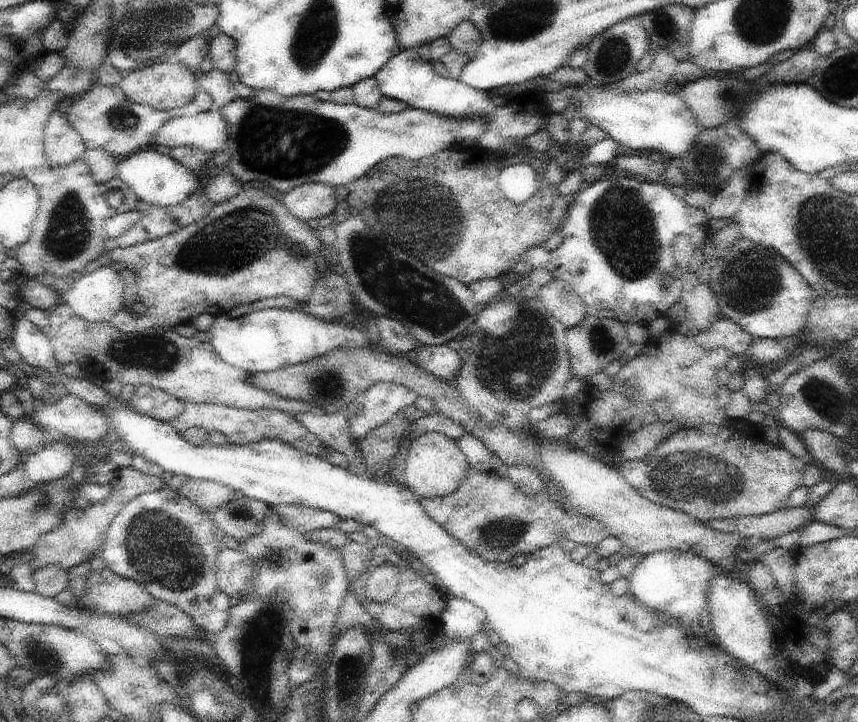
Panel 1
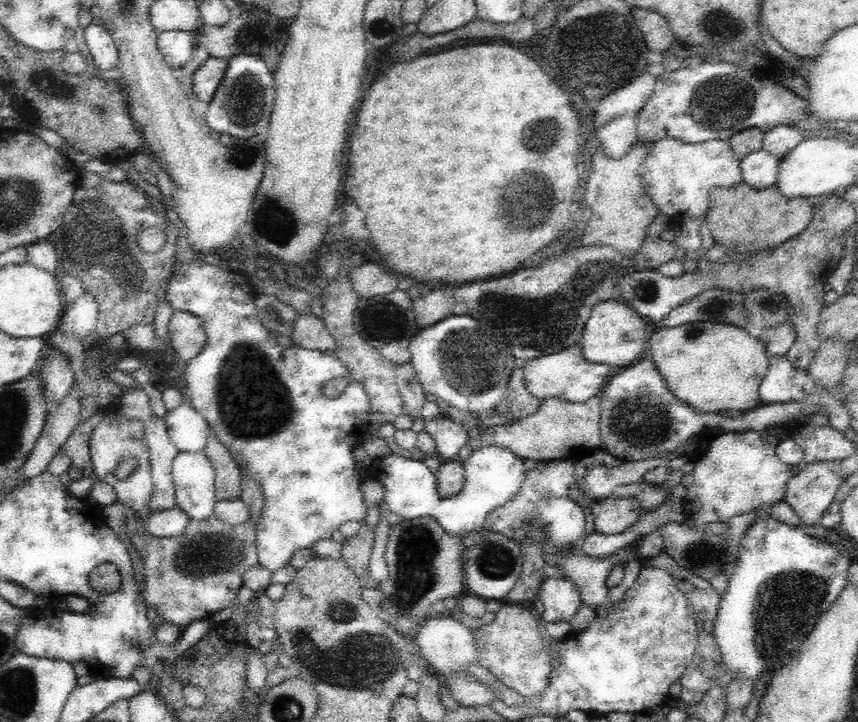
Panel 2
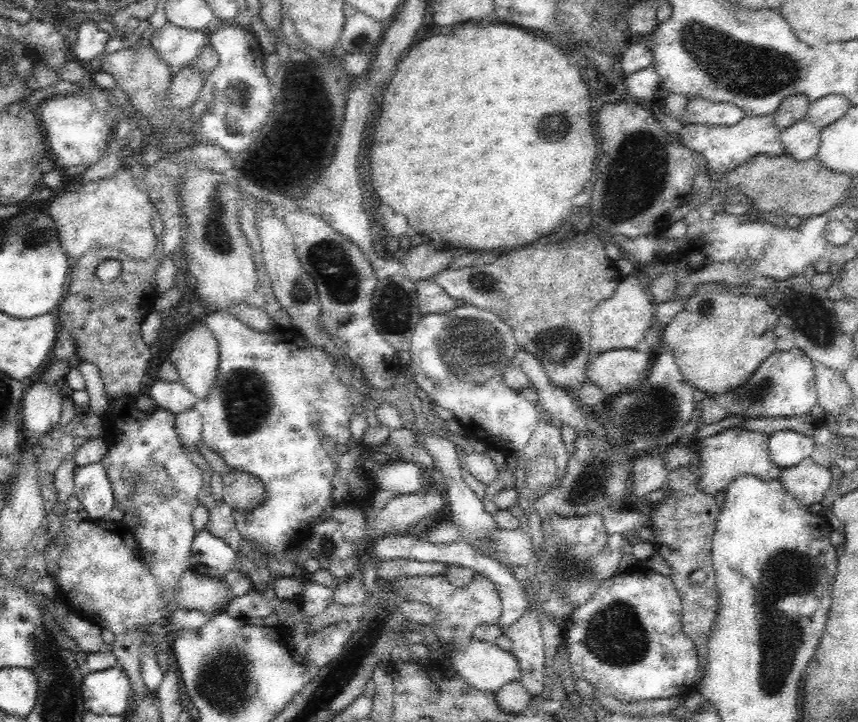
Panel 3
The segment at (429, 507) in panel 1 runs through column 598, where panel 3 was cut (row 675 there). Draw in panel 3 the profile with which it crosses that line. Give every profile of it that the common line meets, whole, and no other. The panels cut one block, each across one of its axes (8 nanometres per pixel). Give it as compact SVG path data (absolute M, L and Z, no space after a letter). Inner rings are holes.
M528 608L504 632L511 641L510 652L518 660L520 671L522 671L519 682L533 697L543 696L546 681L544 674L545 650L540 629L542 622L545 622L545 617Z

